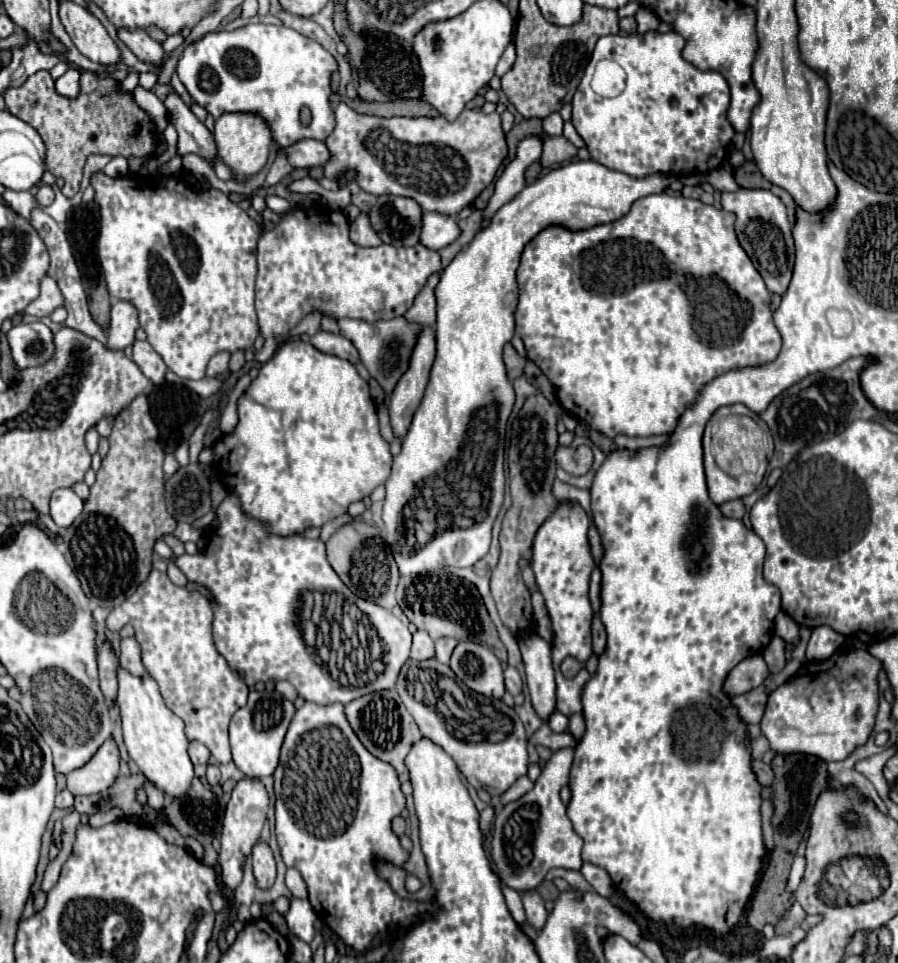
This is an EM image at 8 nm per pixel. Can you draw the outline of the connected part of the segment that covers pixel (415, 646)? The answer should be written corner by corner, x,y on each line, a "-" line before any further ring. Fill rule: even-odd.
416,631
414,633
414,643
412,643
412,655
414,661
426,661
436,657
436,643
426,631

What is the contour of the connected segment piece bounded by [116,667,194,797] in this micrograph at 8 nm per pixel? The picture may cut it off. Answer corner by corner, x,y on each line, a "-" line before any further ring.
118,667
118,709
122,719
124,743
130,759
138,765
138,769
164,793
180,797
188,791
194,769
190,757
186,753
188,739
184,733
184,721
164,705
158,683
146,673
142,677
132,675
124,667

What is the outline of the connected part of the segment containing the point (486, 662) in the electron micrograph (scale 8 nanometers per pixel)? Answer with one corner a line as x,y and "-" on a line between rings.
460,641
452,653
450,667
460,681
472,691
486,697
502,699
504,677
498,657
484,645
472,641

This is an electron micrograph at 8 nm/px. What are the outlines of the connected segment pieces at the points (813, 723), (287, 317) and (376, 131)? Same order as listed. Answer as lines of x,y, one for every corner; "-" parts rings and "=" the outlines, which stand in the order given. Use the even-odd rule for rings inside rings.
836,651
830,659
820,663
820,679
814,677
816,671
808,663
806,669
800,669
790,681
780,685
768,697
766,713
762,719
762,733
770,741
776,753
810,753
828,761
846,759
856,747
864,745
872,733
874,717
878,711
878,685
876,675
880,671
880,661
868,651
=
316,205
316,207
310,207
310,209
296,209
292,215
286,215
282,217
282,221
276,225
276,229
272,229
270,233
262,235
260,241
258,241
258,273
255,283
255,309
258,317
258,325
260,325
260,335
266,339
262,351
256,355
256,359
260,363
268,361
272,357
272,353
276,351
278,347
278,341
274,339
276,335
284,335
288,333
288,329
292,329
304,315
308,315
310,311
320,311
322,315
330,315
330,317
352,317
352,319
364,319
364,321
380,321
380,319
394,319
394,317
402,317
406,313
406,309
412,305
414,297
418,295
418,291
424,287
426,279
432,275
432,273
438,273
440,271
440,255
436,251
430,251
426,249
424,245
416,245
416,247
388,247
388,245
380,245
380,247
356,247
350,237
348,237
348,219
342,211
332,211
328,207
322,207
322,205
=
338,103
336,107
336,127
326,139
326,145
332,151
332,159
328,167
324,167
324,177
332,179
344,169
356,169
356,179
364,191
372,195
390,193
410,197
424,211
442,215
458,215
462,207
470,205
478,193
492,183
508,151
496,111
484,115
480,109
464,109
460,119
448,123
444,117
370,117
356,113
346,103
-
440,141
450,141
450,149
444,147
442,151
440,145
436,145
-
404,143
408,145
406,159

